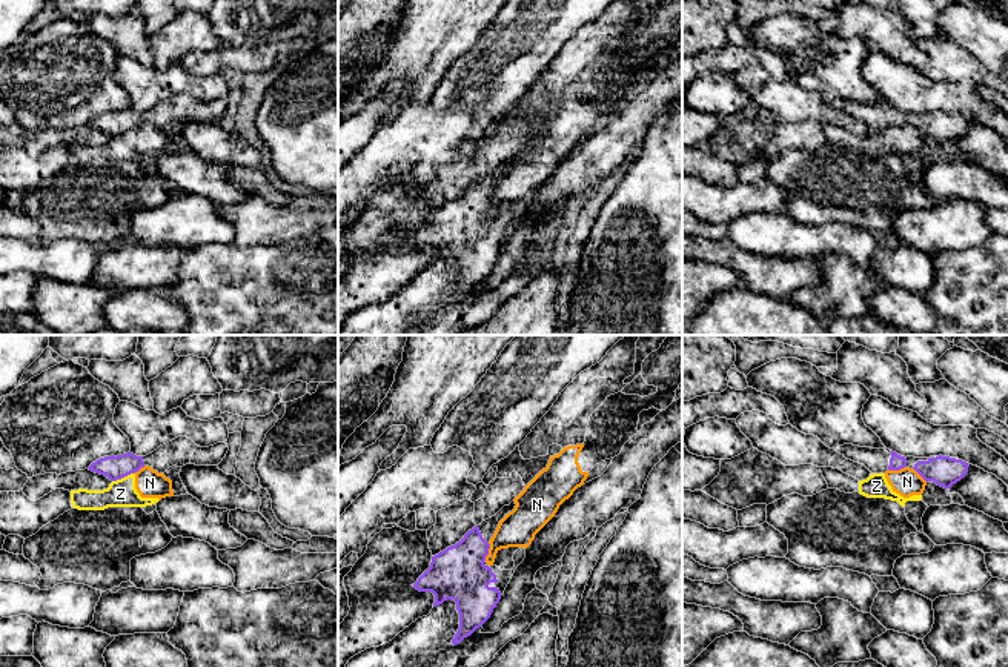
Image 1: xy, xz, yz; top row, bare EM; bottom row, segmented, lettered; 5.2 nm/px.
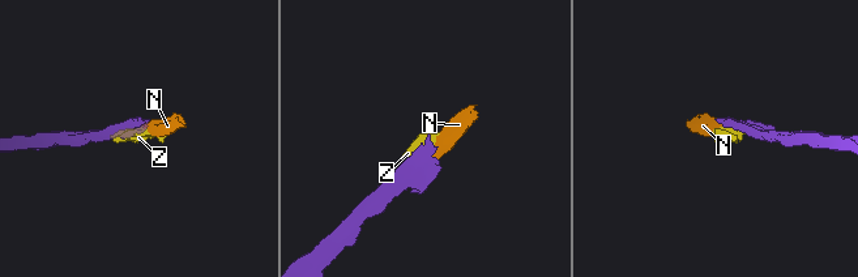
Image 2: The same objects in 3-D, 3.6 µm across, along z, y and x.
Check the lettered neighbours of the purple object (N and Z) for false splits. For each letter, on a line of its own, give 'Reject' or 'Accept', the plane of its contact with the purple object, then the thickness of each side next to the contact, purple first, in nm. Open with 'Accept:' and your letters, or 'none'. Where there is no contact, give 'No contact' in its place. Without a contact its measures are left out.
Accept: none
N: Reject. Touches purple in xz. Thickness 280 nm (purple) against 190 nm
Z: Reject. Touches purple in xy. Thickness 130 nm (purple) against 140 nm

